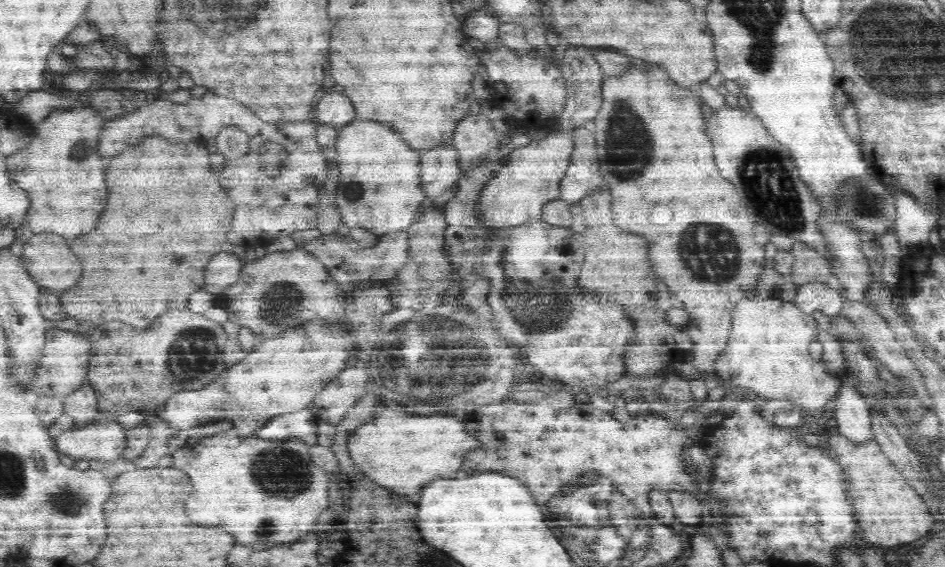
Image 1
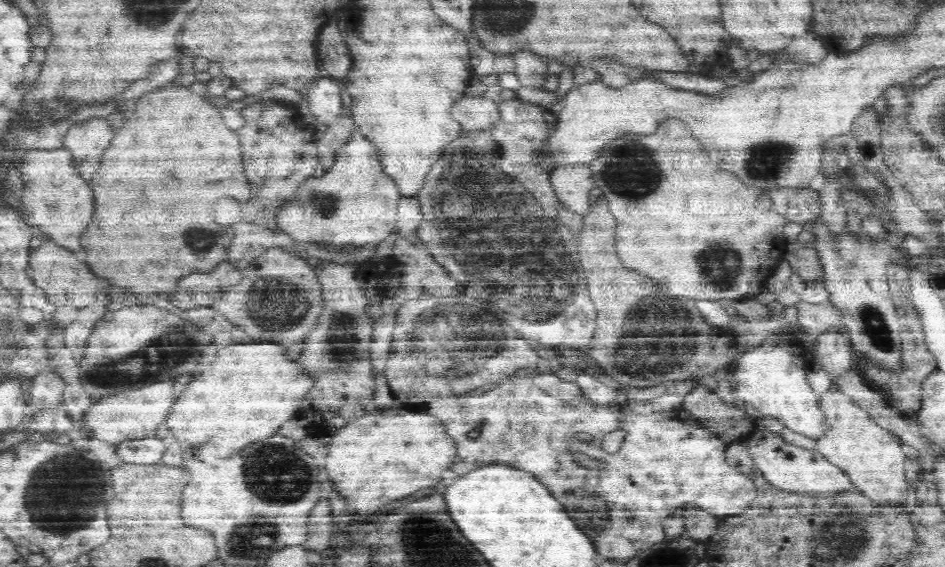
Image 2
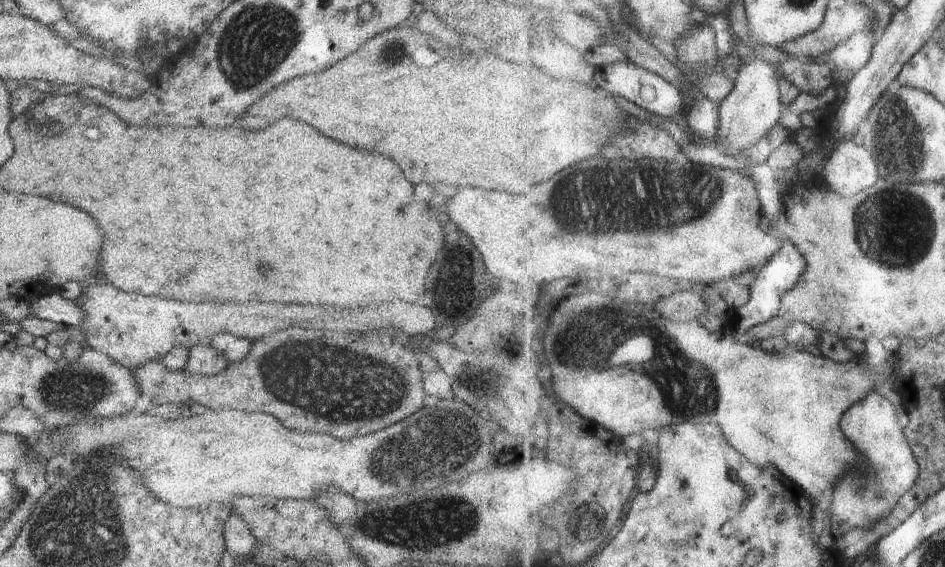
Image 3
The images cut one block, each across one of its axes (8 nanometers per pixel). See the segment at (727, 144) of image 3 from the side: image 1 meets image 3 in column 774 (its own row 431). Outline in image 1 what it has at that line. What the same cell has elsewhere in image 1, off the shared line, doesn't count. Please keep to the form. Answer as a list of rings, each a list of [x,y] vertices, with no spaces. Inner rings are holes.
[[[97,410],[92,422],[82,425],[73,425],[55,436],[55,448],[67,453],[72,459],[92,459],[103,461],[107,466],[113,464],[123,457],[124,449],[127,447],[128,437],[126,424],[123,424],[120,413]]]

